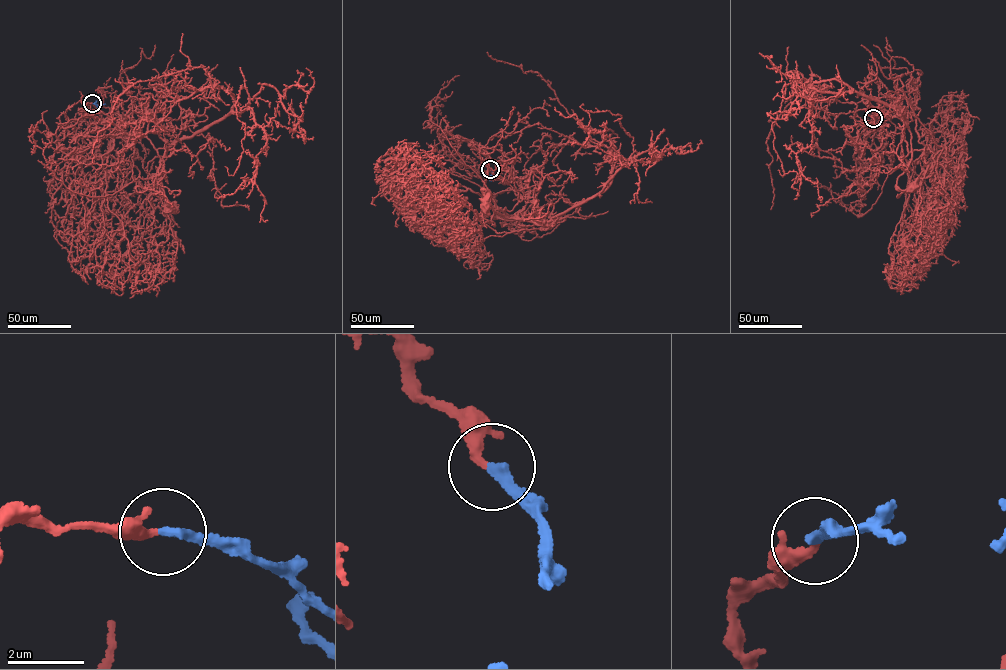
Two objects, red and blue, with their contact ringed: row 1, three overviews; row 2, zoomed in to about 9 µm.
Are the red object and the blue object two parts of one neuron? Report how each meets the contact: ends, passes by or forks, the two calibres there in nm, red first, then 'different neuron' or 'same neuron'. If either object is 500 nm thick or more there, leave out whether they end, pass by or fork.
red passes by; blue ends there; 170 nm thick on the red side, 240 nm on the other; same neuron

